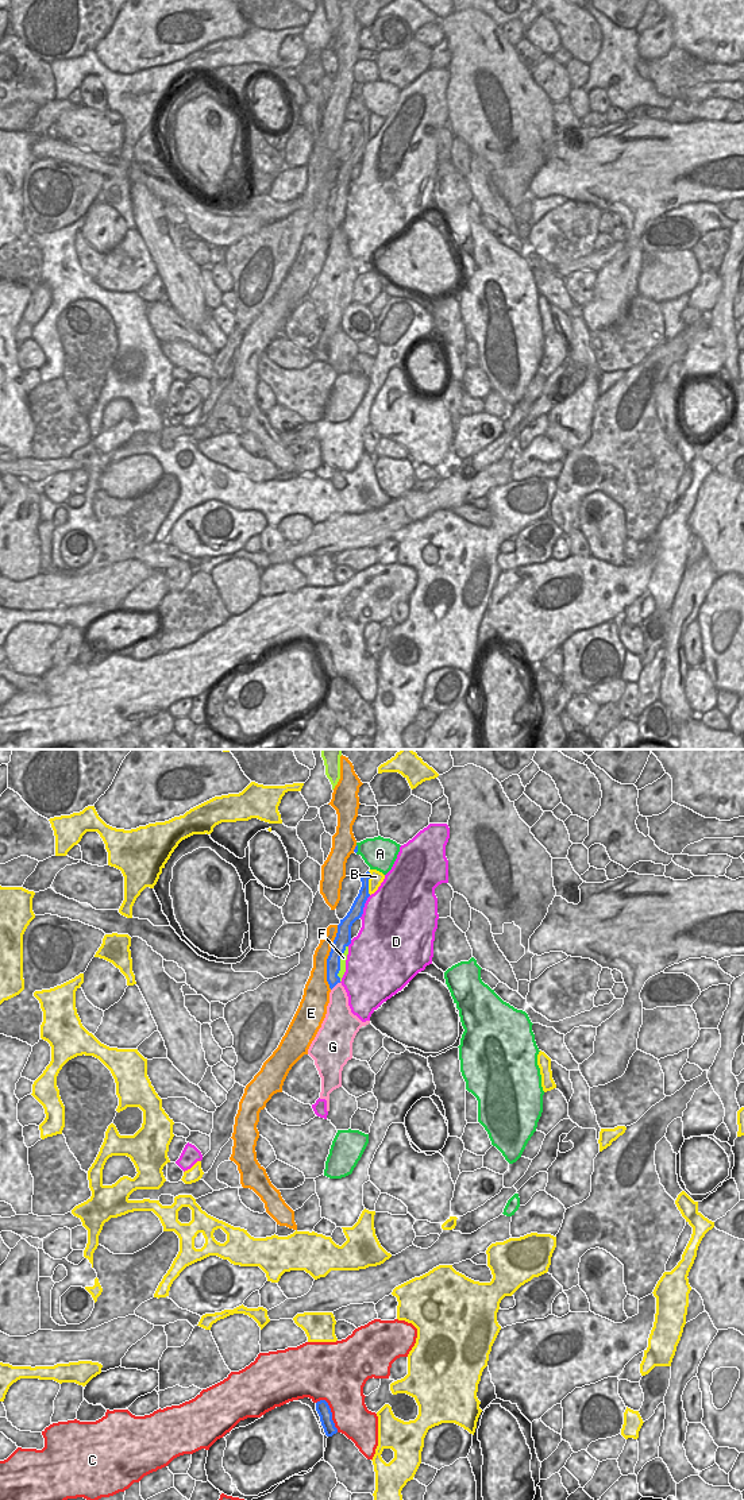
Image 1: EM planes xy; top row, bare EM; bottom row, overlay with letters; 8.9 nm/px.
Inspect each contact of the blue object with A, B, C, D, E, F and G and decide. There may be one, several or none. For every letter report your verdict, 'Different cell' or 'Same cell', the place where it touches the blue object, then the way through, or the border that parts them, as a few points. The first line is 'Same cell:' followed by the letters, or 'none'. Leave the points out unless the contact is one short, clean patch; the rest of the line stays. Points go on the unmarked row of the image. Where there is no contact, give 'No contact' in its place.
Same cell: none
A: Different cell. Touches blue at xy (357, 92)
B: Different cell. Touches blue at xy (367, 127)
C: Different cell. Touches blue at xy (331, 656)
D: Different cell. Touches blue at xy (363, 150)
E: Different cell. Touches blue at xy (328, 201)
F: Different cell. Touches blue at xy (339, 207)
G: Different cell. Touches blue at xy (335, 228).

